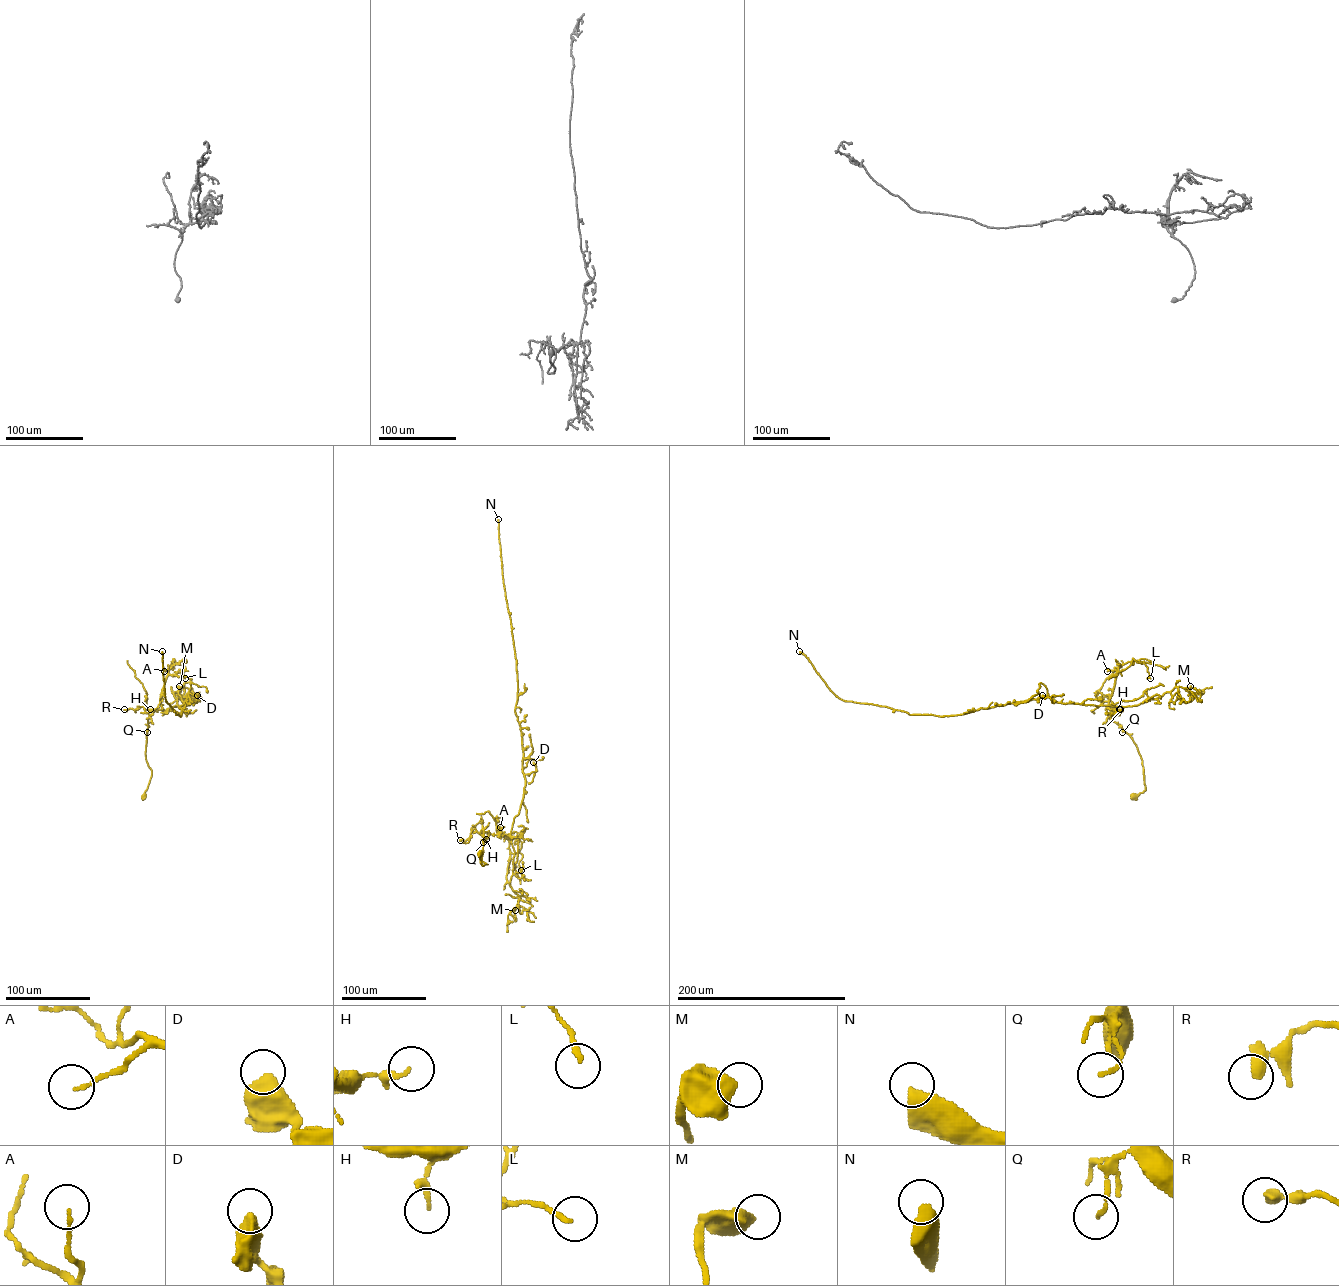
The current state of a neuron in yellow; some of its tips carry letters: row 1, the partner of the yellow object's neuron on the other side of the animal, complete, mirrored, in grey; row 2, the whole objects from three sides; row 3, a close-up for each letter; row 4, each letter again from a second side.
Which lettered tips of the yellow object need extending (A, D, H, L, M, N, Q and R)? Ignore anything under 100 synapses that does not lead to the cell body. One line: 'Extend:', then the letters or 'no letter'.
Extend: N

